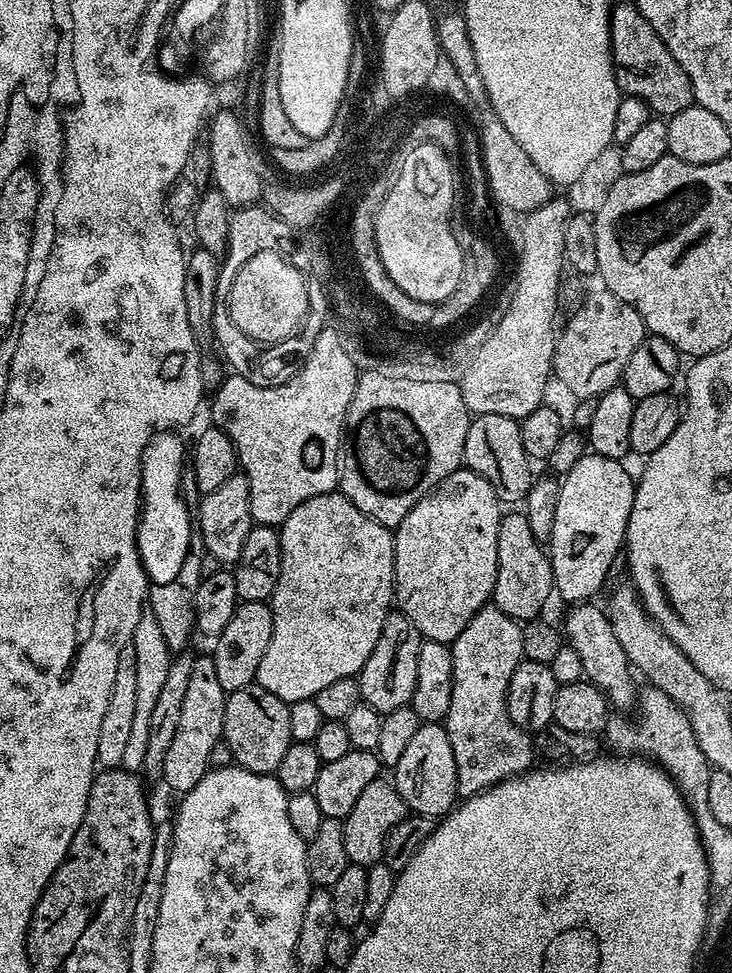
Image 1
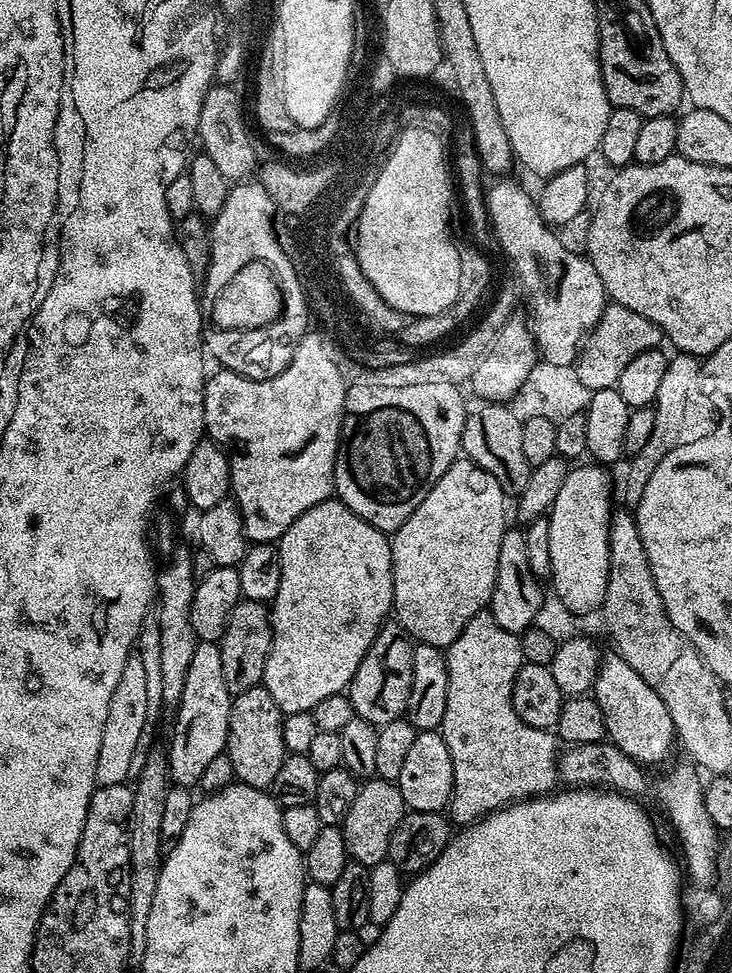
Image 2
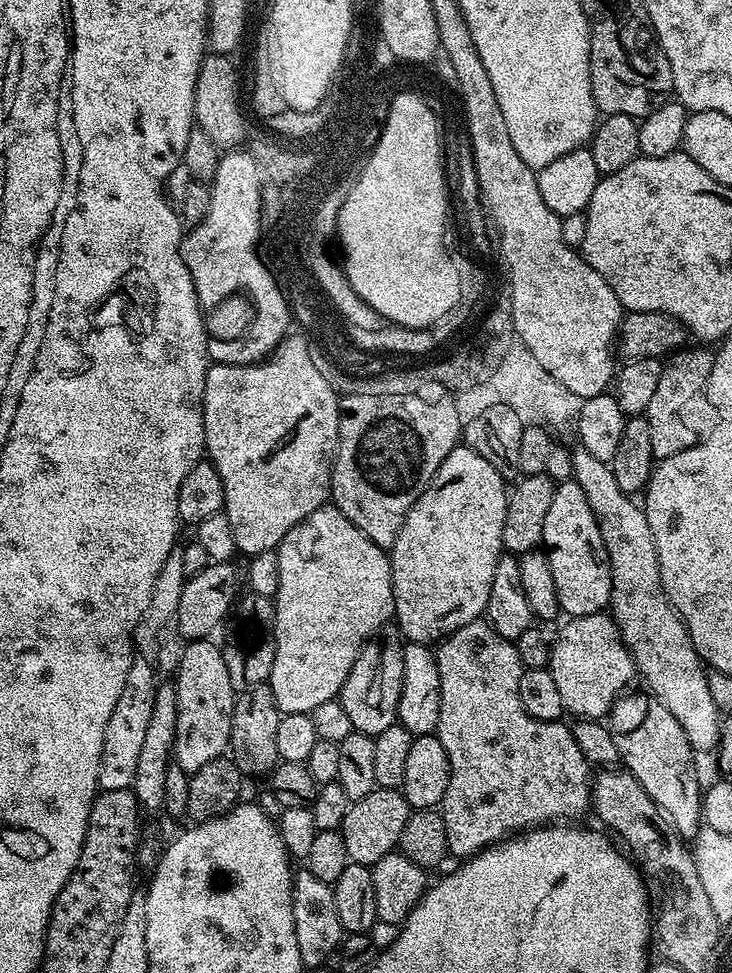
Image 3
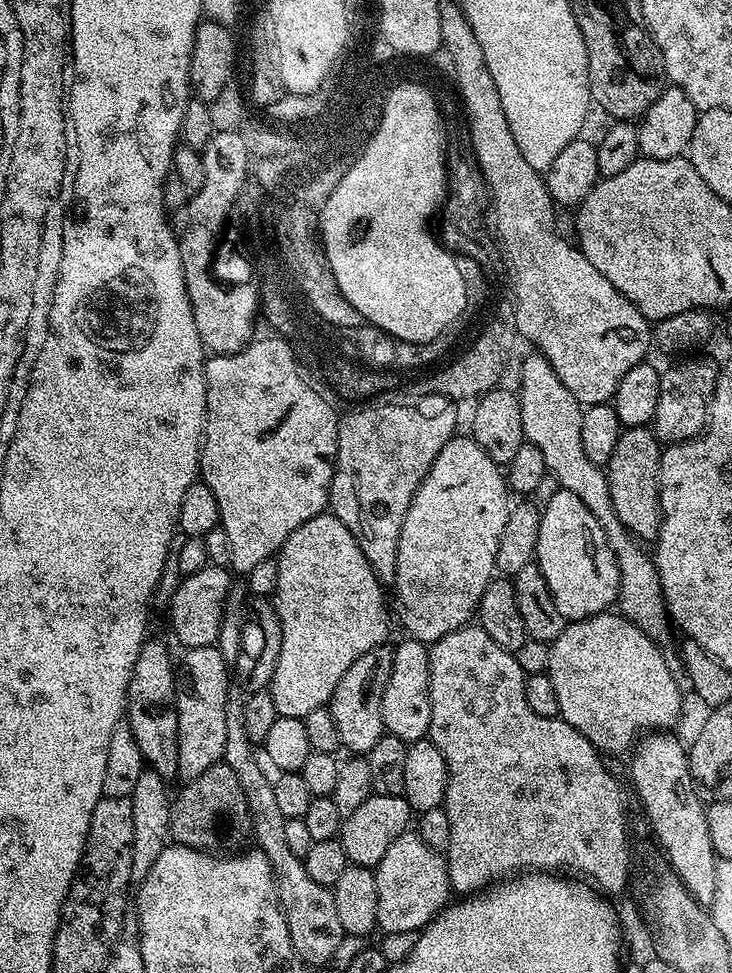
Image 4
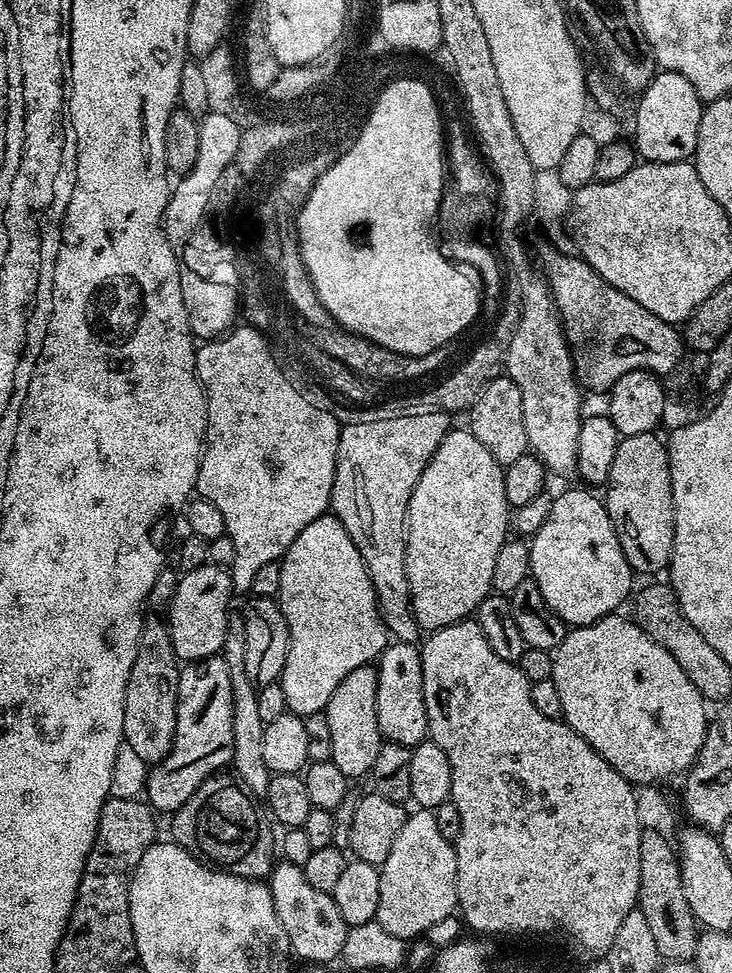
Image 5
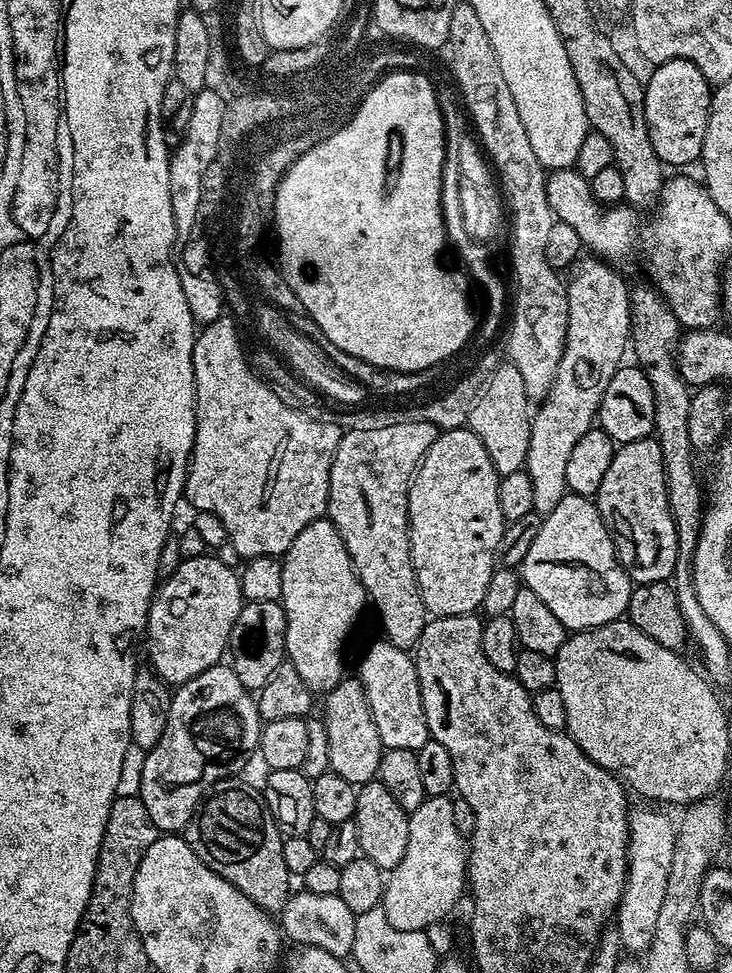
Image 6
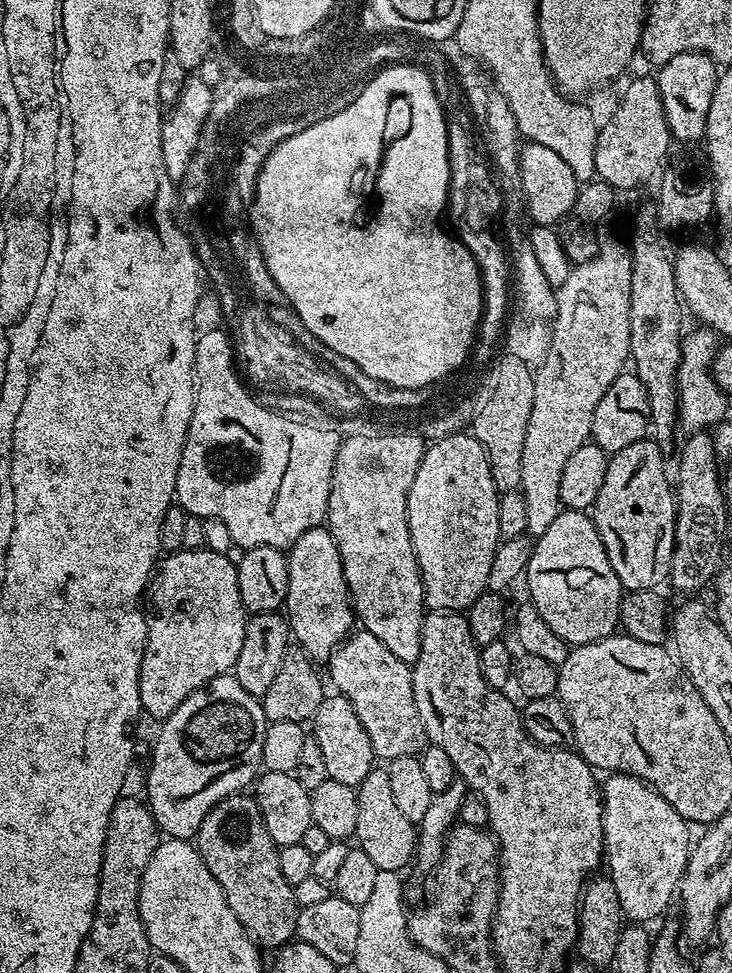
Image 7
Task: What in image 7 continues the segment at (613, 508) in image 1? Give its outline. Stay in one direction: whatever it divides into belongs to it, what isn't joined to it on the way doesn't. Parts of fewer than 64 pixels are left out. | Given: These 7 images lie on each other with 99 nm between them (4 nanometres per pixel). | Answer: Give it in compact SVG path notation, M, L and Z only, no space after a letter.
M562 510L546 534L535 537L527 578L531 604L542 614L546 626L568 645L589 644L617 631L622 589L610 558L606 558L596 521L587 511Z

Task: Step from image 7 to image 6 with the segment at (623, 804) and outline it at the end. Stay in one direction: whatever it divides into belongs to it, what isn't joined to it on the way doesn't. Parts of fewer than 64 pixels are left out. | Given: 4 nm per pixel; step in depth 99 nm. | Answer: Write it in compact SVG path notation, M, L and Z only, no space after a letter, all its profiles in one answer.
M644 806L648 808L640 808L631 813L628 818L628 873L626 874L626 882L624 883L624 893L620 899L620 903L614 913L614 926L620 935L620 947L628 954L643 954L647 952L650 942L654 942L654 925L658 923L658 910L662 910L662 898L666 898L666 878L670 878L670 862L674 862L674 846L676 845L676 828L663 816L660 812L655 812L655 807Z

